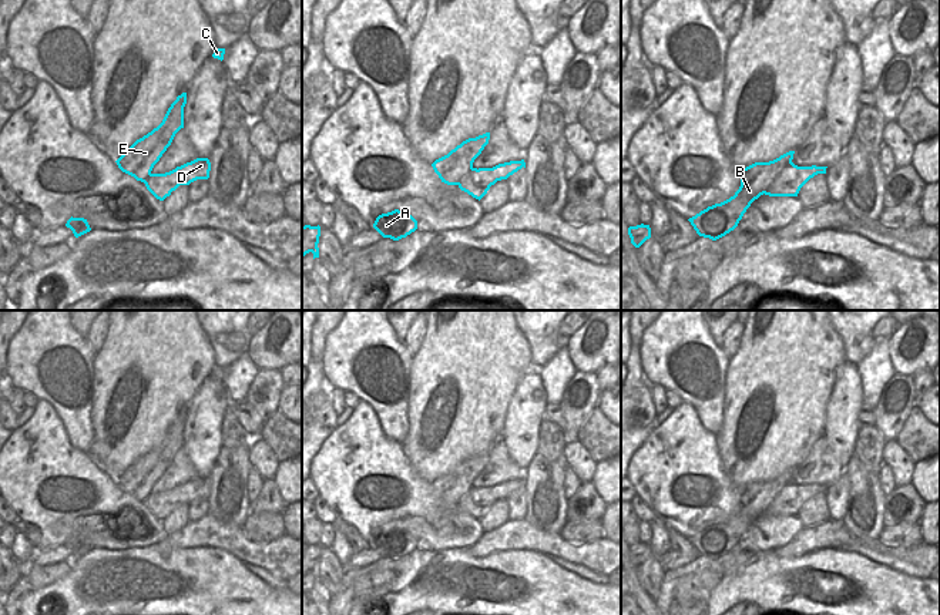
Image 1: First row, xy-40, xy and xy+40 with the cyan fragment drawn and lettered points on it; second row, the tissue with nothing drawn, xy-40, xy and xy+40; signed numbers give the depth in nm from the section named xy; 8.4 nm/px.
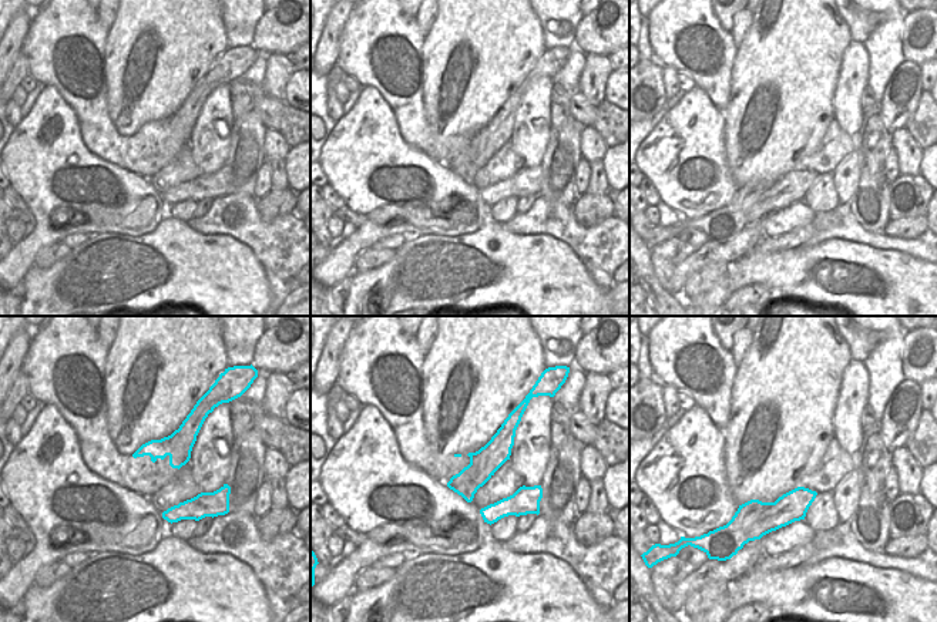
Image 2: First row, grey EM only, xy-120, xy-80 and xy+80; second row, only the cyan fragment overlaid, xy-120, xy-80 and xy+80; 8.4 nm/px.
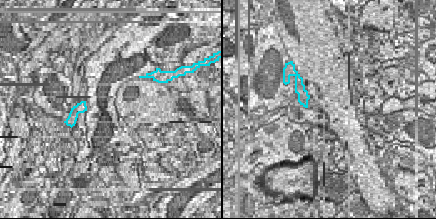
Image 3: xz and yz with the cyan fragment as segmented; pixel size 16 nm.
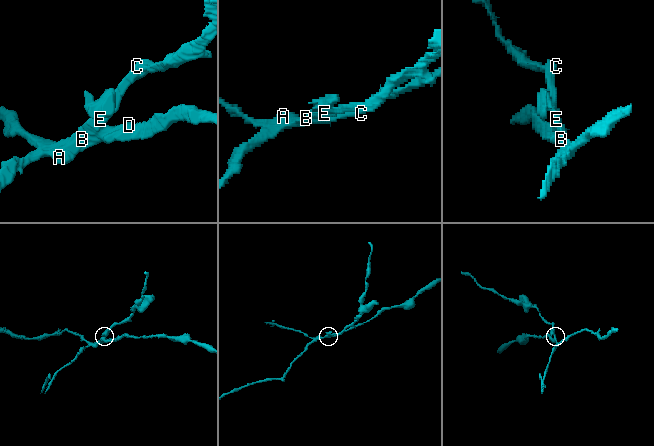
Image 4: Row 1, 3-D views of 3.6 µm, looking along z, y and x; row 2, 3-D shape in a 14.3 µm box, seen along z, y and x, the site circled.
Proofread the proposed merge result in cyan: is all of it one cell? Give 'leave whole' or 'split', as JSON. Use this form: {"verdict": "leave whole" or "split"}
{"verdict": "split"}

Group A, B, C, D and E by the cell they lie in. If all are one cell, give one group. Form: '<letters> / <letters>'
A B C E / D

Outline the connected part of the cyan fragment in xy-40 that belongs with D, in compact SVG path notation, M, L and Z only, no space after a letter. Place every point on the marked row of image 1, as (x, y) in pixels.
M197 158L165 174L151 174L144 181L147 189L160 201L164 201L179 185L189 185L197 179L208 179L211 162L208 158Z

